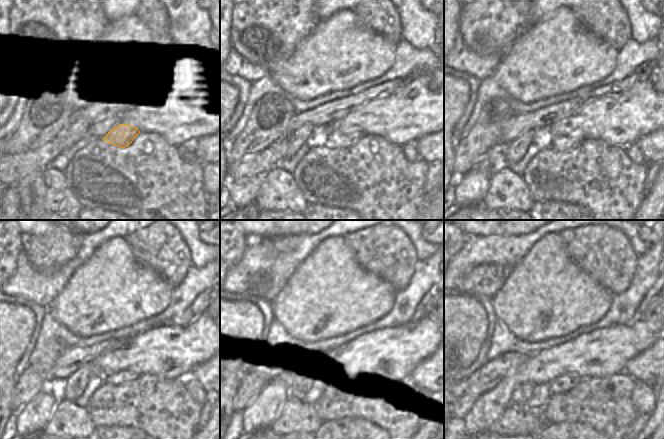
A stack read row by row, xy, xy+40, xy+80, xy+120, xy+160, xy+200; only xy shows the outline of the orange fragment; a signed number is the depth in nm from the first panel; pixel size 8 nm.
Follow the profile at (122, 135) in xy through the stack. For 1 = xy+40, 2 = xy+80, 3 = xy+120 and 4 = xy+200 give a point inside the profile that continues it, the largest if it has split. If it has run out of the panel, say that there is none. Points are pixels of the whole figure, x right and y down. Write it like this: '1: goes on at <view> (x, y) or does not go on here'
1: goes on at xy+40 (335, 138)
2: goes on at xy+80 (560, 143)
3: goes on at xy+120 (121, 377)
4: goes on at xy+200 (561, 384)

